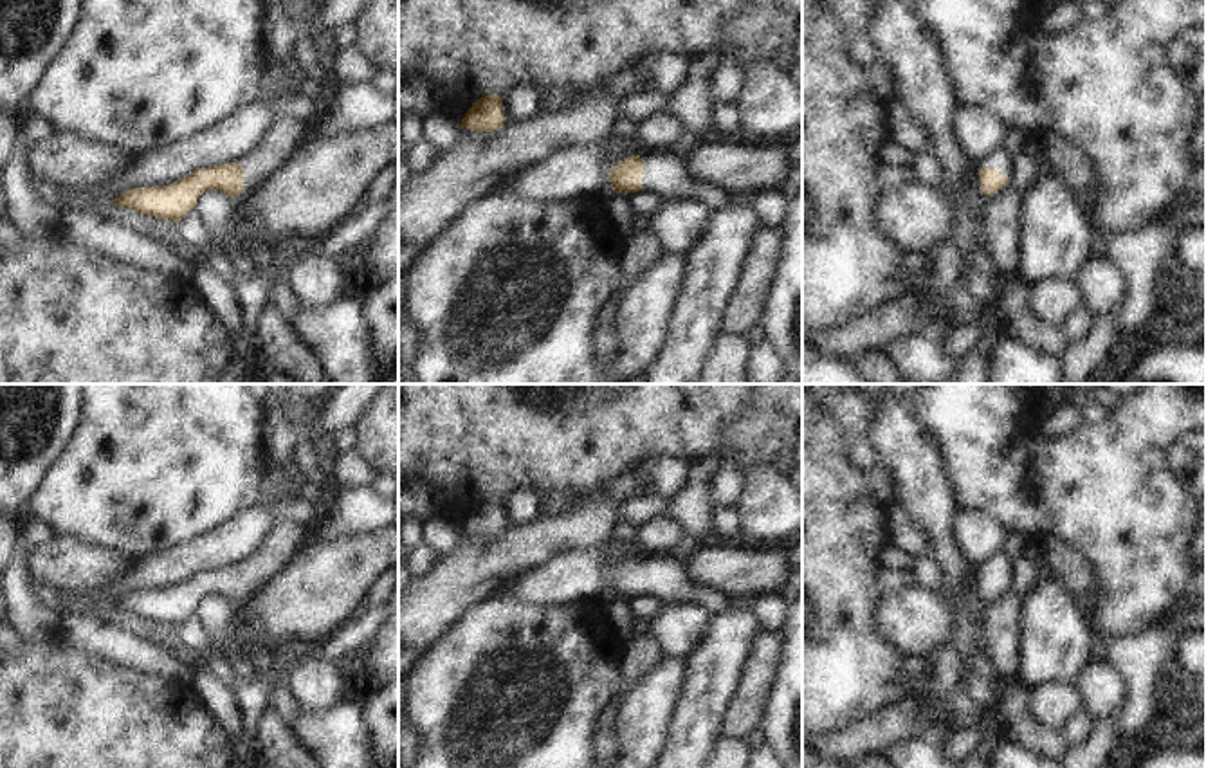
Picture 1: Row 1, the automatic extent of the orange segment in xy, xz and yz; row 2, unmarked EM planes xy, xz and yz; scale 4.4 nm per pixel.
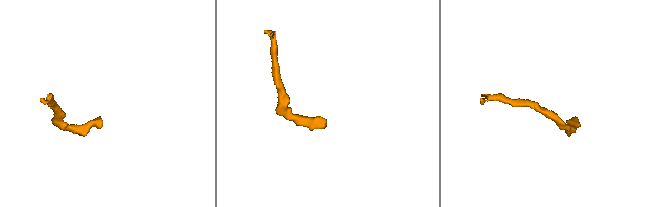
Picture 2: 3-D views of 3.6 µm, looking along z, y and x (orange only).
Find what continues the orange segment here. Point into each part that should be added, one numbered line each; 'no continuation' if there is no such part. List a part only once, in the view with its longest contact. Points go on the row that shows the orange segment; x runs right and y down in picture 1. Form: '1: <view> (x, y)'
1: yz (997, 159)

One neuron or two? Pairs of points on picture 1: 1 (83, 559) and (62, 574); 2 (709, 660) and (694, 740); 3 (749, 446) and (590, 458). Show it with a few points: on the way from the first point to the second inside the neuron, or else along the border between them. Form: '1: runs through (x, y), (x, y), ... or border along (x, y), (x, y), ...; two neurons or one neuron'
1: runs through (78, 565), (67, 568); one neuron
2: runs through (709, 680), (696, 720); one neuron
3: border along (743, 411), (729, 424), (725, 440), (714, 455); two neurons

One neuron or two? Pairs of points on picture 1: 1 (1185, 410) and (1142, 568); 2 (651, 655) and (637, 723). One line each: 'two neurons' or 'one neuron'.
1: one neuron
2: two neurons

